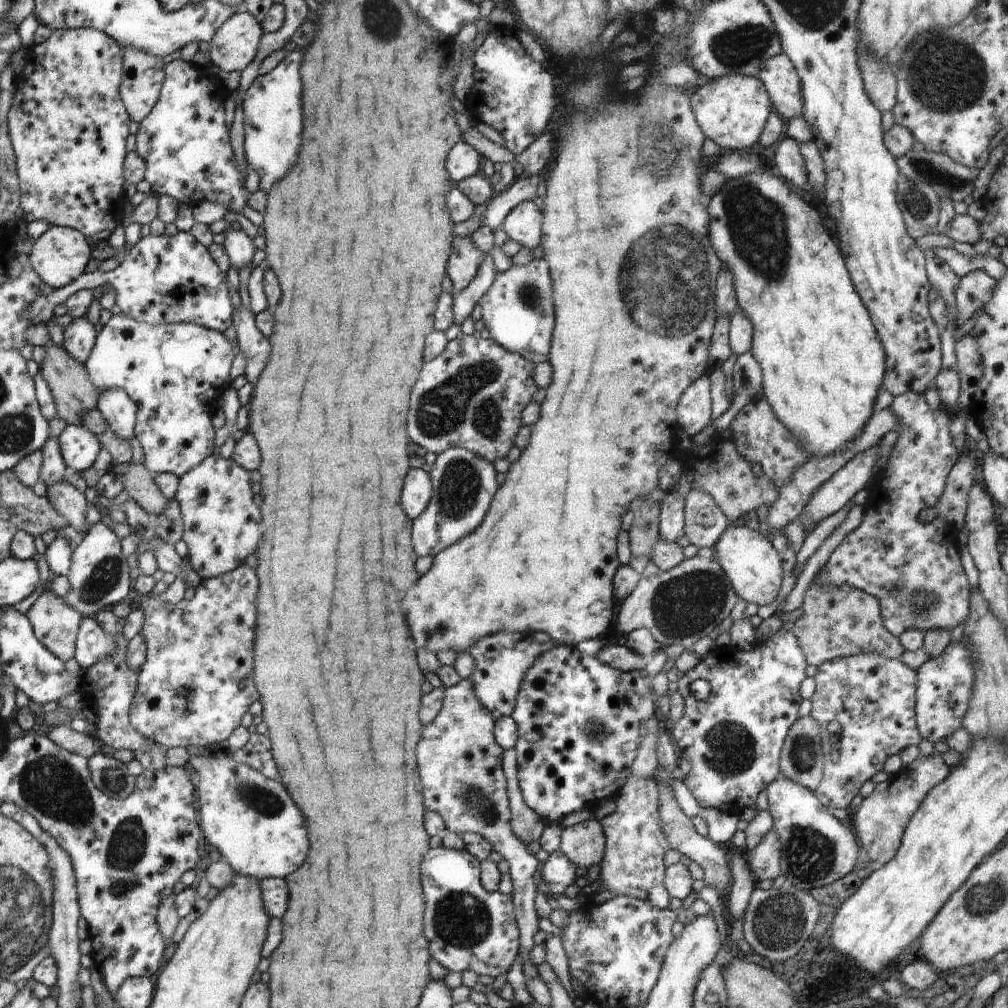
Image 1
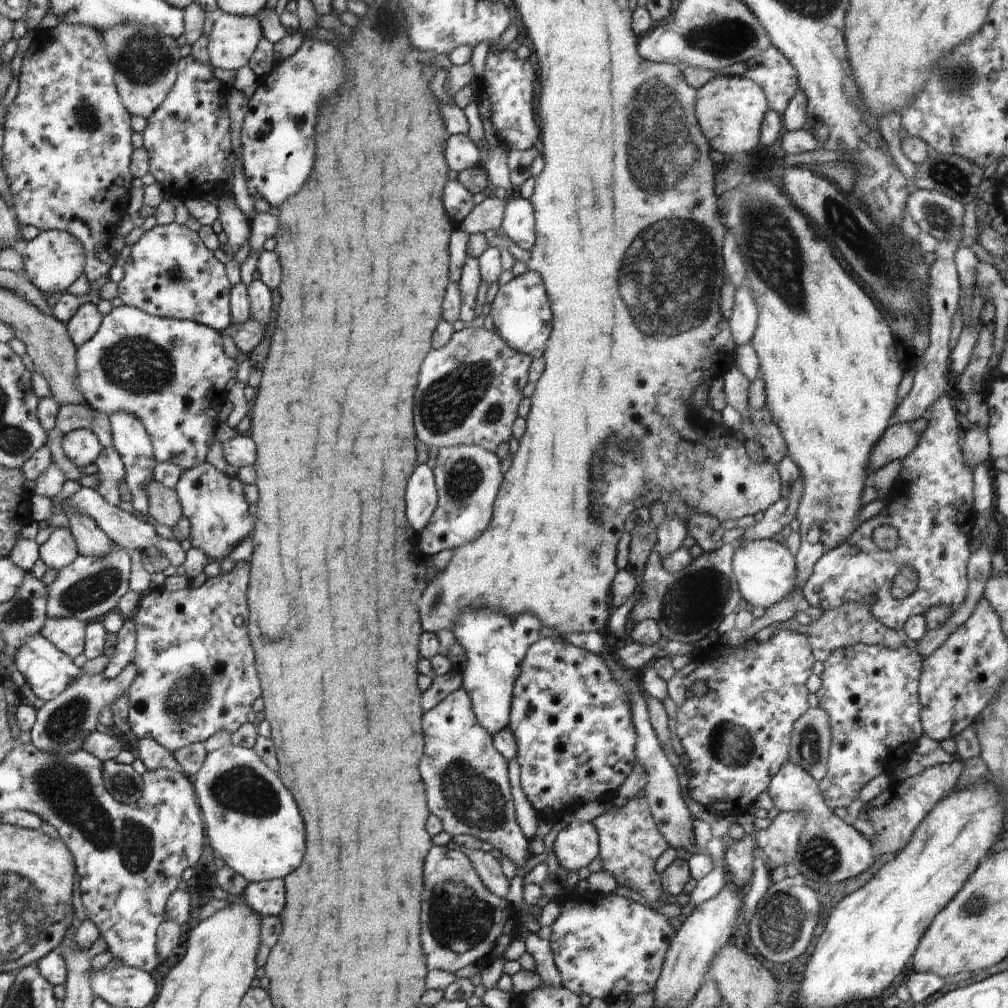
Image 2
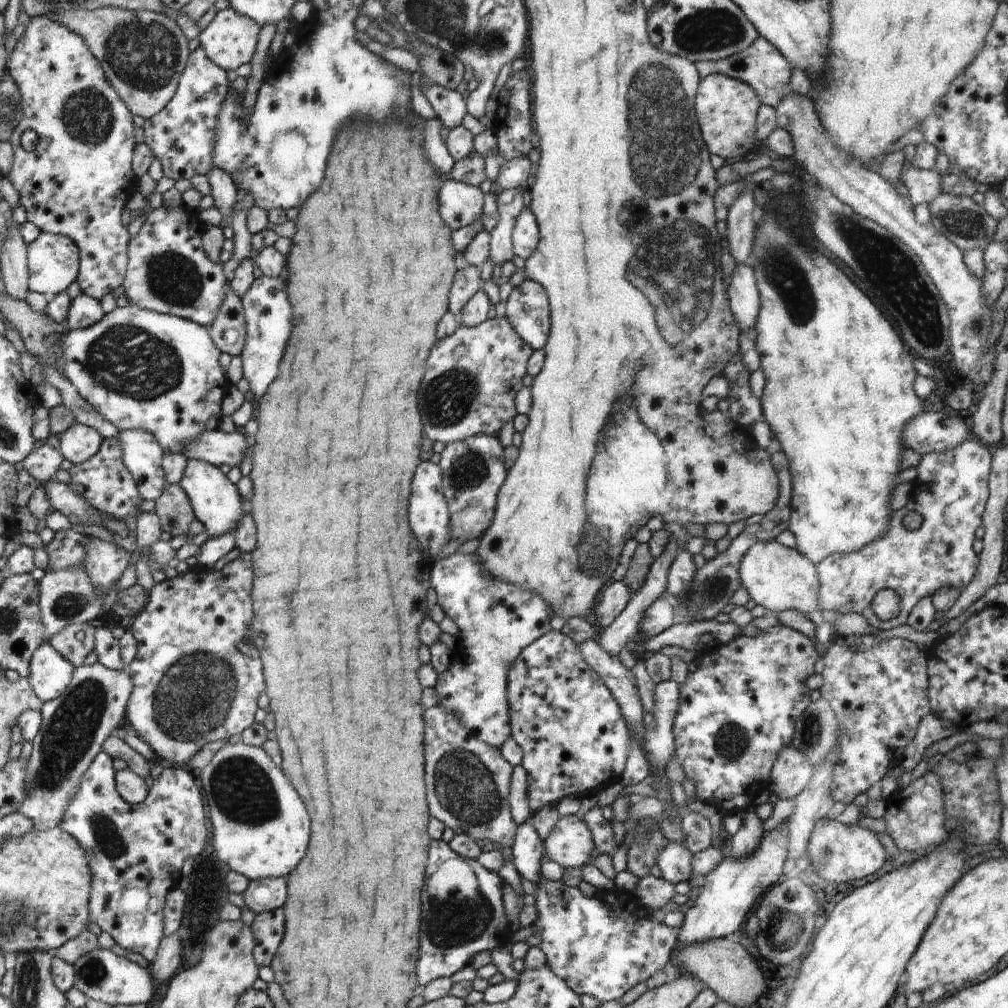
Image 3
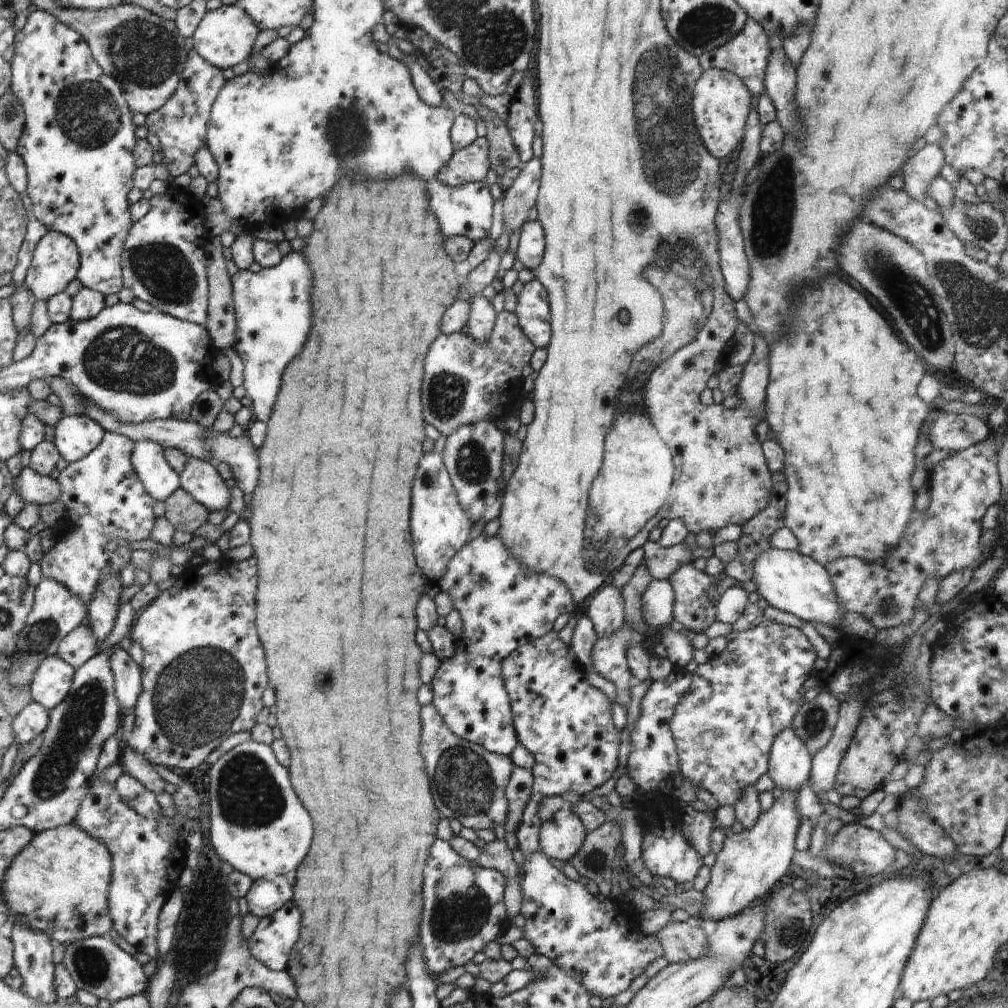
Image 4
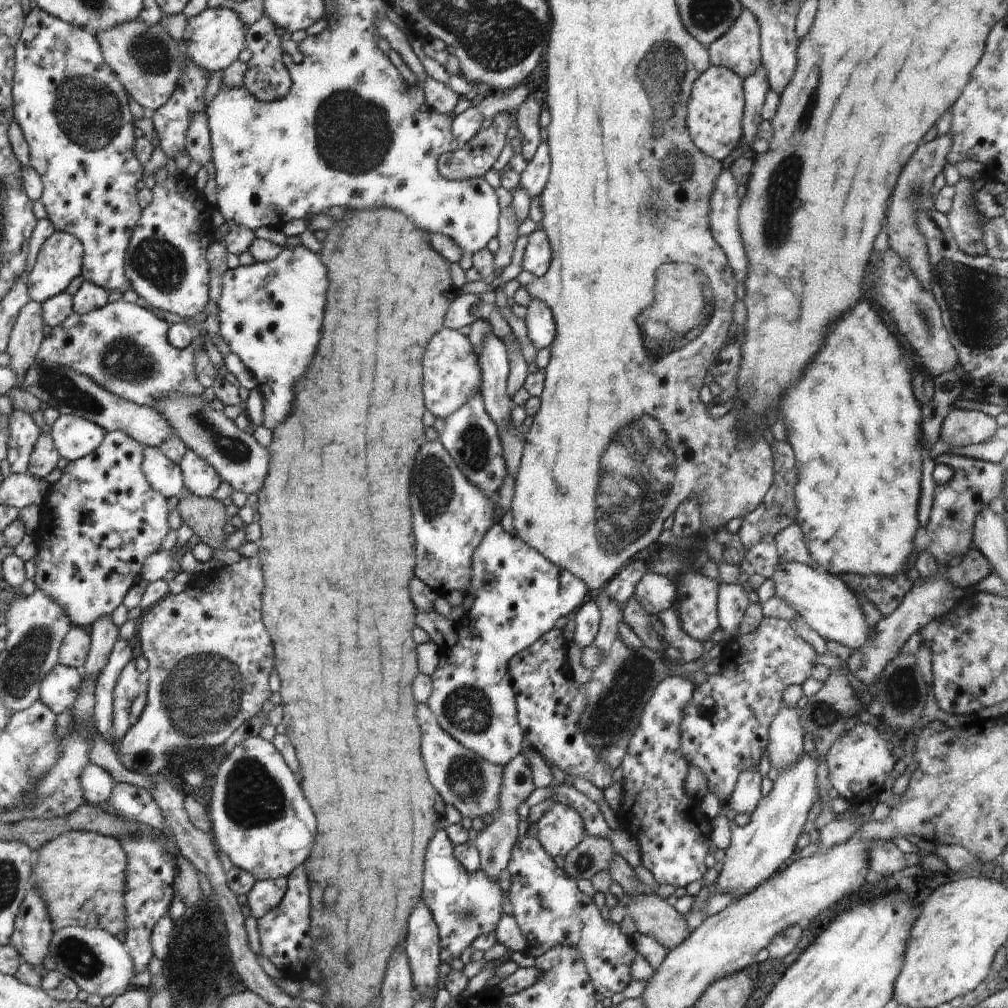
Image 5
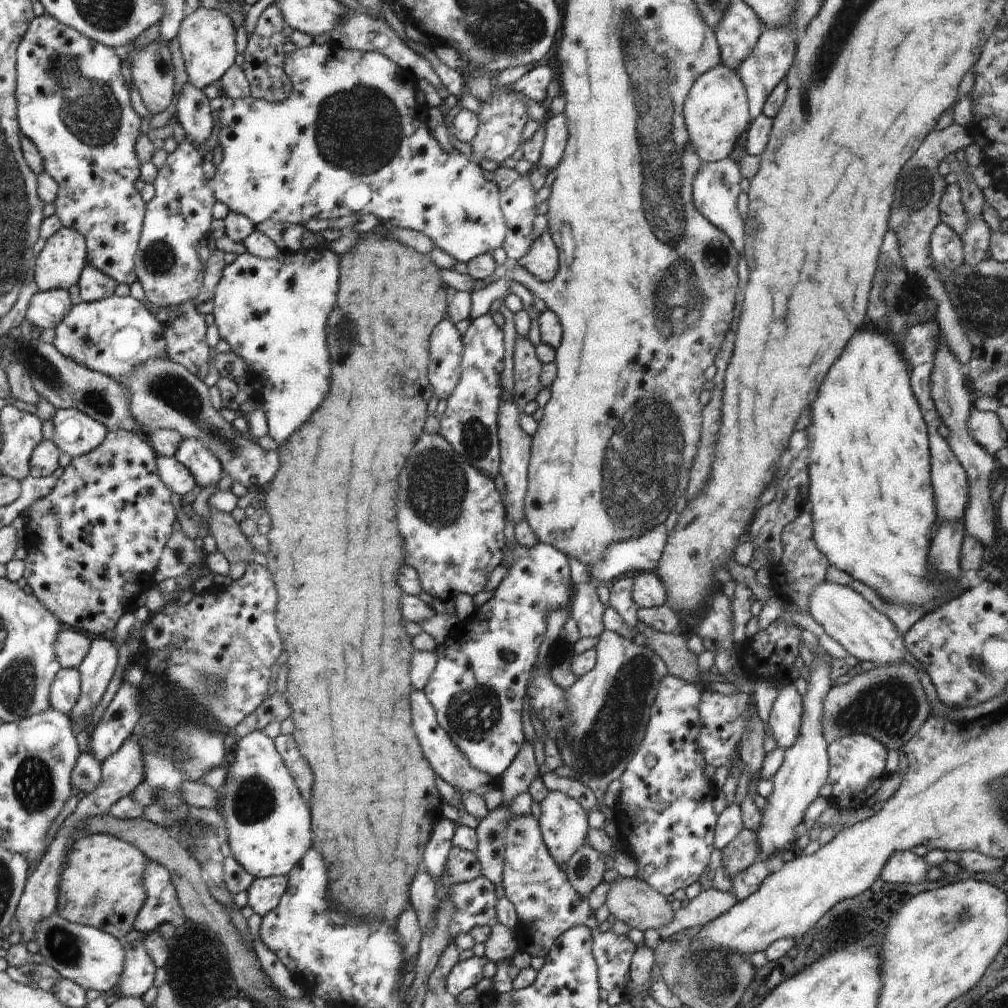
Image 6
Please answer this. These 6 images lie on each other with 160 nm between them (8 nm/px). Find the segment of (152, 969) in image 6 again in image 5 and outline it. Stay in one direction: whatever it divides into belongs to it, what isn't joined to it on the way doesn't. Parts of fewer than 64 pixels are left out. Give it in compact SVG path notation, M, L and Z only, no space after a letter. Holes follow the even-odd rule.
M142 824L141 835L136 833L126 837L124 841L119 840L124 846L126 854L128 854L128 868L126 870L126 922L125 928L126 938L125 944L128 946L129 952L132 954L134 968L140 973L148 967L153 960L152 934L153 928L168 912L168 906L173 904L174 888L172 882L174 878L174 866L172 866L172 858L170 852L164 850L162 852L162 844L152 836L152 828Z

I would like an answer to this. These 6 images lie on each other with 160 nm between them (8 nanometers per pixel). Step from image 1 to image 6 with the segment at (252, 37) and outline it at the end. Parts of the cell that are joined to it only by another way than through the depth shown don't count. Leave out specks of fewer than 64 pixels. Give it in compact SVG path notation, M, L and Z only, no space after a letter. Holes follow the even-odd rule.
M200 6L182 20L176 37L181 46L188 80L196 88L204 90L204 86L218 80L234 64L234 58L236 58L234 36L236 36L236 30L234 30L233 21L227 13L219 9Z

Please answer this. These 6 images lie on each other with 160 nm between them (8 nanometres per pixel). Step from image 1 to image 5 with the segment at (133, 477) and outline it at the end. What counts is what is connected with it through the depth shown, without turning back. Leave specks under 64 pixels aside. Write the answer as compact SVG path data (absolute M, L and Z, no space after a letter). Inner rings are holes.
M189 493L188 496L184 496L177 503L176 510L180 513L181 522L189 526L194 533L198 534L201 542L208 544L212 549L225 549L224 541L228 536L223 532L223 527L228 521L225 508L218 499L213 499L212 497L204 498Z

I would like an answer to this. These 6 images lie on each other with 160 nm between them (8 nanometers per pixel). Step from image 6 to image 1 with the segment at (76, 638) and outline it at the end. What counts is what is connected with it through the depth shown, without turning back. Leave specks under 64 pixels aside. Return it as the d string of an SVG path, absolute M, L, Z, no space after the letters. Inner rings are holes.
M46 589L25 613L40 642L62 662L75 653L76 635L83 616L62 597Z

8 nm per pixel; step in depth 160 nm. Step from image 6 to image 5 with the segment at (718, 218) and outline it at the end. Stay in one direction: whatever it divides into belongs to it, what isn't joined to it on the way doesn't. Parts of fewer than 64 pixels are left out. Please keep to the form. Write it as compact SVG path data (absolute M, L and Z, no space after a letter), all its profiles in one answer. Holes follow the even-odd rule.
M723 170L709 200L709 227L714 240L722 247L738 283L746 280L748 259L738 224L741 201L736 196L737 186L732 174Z

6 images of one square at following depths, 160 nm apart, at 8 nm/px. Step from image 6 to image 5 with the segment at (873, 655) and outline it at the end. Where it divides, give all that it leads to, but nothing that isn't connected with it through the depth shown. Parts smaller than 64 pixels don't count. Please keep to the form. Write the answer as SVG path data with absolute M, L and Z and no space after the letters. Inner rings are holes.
M780 561L771 576L774 582L775 595L789 603L825 640L834 640L850 648L860 648L869 639L869 628L859 599L845 582L826 570L817 569L801 562Z

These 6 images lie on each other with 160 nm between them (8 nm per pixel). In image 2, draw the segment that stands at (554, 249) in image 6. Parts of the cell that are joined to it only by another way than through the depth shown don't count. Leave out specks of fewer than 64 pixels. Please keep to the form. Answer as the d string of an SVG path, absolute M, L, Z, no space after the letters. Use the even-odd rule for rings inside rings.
M511 195L504 210L502 228L507 238L522 250L531 250L536 239L535 218L529 200Z

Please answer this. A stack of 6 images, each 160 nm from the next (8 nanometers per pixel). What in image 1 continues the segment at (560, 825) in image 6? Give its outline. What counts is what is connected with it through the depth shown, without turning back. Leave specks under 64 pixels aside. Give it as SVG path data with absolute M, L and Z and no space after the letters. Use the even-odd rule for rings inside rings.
M595 817L563 827L559 849L576 867L600 864L606 850L603 826Z

